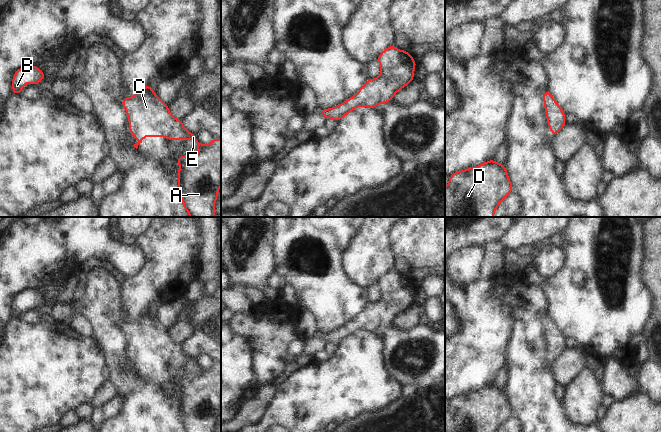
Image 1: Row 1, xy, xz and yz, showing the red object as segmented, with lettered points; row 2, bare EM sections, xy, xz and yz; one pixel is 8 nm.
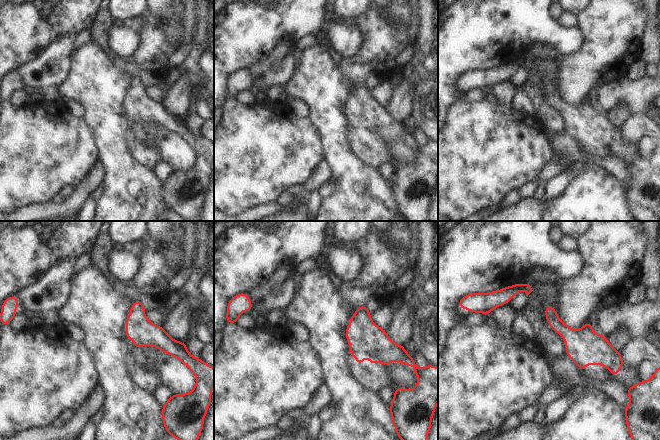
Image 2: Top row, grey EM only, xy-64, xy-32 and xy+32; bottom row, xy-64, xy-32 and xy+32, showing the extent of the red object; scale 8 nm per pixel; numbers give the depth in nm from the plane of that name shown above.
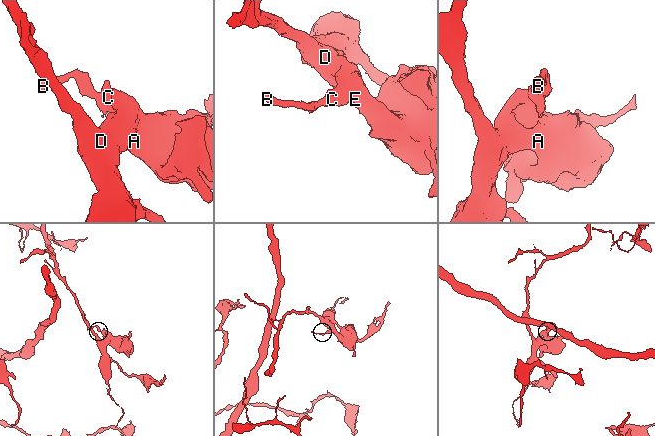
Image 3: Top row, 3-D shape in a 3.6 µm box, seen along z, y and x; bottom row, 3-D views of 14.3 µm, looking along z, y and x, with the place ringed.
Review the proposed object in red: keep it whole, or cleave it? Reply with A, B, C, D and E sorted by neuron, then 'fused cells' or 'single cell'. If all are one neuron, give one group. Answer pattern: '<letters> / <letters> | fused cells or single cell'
A B C D E | single cell

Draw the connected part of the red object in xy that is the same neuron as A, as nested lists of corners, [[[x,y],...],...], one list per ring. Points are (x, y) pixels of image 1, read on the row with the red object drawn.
[[[144,86],[133,98],[127,97],[121,100],[126,113],[129,117],[129,130],[131,135],[134,135],[138,140],[134,147],[137,149],[138,145],[142,143],[143,138],[149,135],[150,137],[162,136],[169,140],[188,139],[195,140],[196,146],[200,150],[194,157],[186,158],[181,155],[177,158],[180,170],[177,174],[179,179],[178,189],[181,192],[182,202],[184,208],[189,213],[190,217],[216,217],[214,214],[214,202],[218,198],[218,190],[221,185],[221,139],[213,138],[208,146],[204,146],[197,139],[196,134],[188,132],[182,124],[182,120],[175,119],[169,109],[168,105],[163,103],[154,93],[153,86]]]

